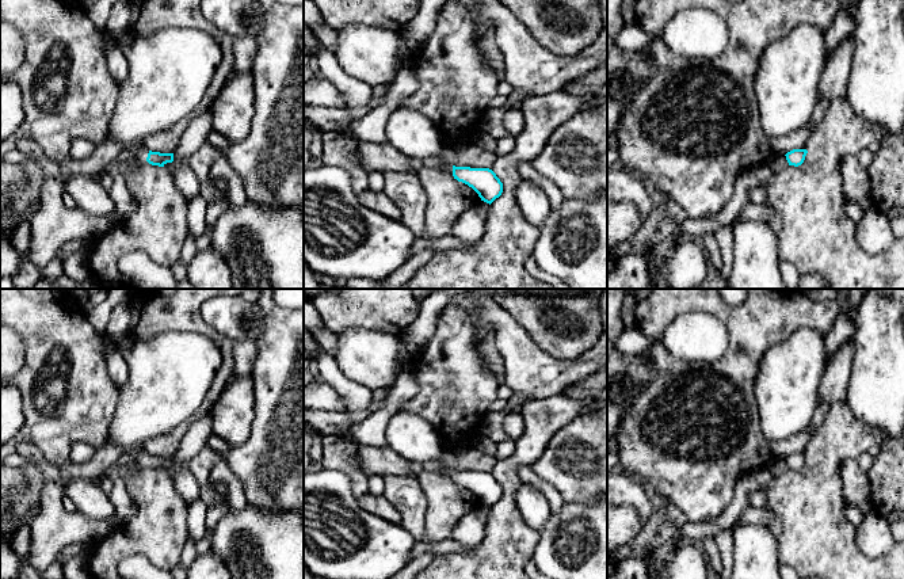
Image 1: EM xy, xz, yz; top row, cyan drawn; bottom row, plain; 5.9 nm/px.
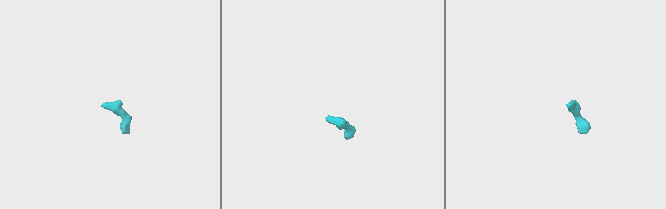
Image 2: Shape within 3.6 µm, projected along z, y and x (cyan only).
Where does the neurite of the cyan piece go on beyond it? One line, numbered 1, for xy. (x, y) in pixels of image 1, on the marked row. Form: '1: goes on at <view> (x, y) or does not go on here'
1: goes on at xy (170, 71)

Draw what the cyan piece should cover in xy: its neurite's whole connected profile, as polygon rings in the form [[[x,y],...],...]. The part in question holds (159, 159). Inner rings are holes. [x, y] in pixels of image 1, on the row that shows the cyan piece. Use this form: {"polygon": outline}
{"polygon": [[[184,27],[161,28],[146,37],[129,31],[117,41],[127,58],[129,75],[121,84],[107,138],[118,141],[122,152],[130,151],[136,161],[164,167],[173,161],[173,153],[149,151],[145,138],[171,129],[205,99],[222,60],[221,47],[210,34]]]}

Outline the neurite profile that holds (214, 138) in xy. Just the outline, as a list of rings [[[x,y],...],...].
[[[213,130],[207,134],[206,142],[215,146],[221,152],[226,152],[226,149],[230,146],[230,142],[215,130]]]

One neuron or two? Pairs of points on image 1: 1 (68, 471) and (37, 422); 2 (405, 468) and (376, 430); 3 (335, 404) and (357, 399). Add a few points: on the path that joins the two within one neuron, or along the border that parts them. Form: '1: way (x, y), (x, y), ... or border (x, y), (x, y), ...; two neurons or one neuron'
1: border (69, 460), (60, 467); two neurons
2: border (357, 442), (385, 446); two neurons
3: border (320, 380), (330, 384), (342, 397), (346, 411); two neurons

